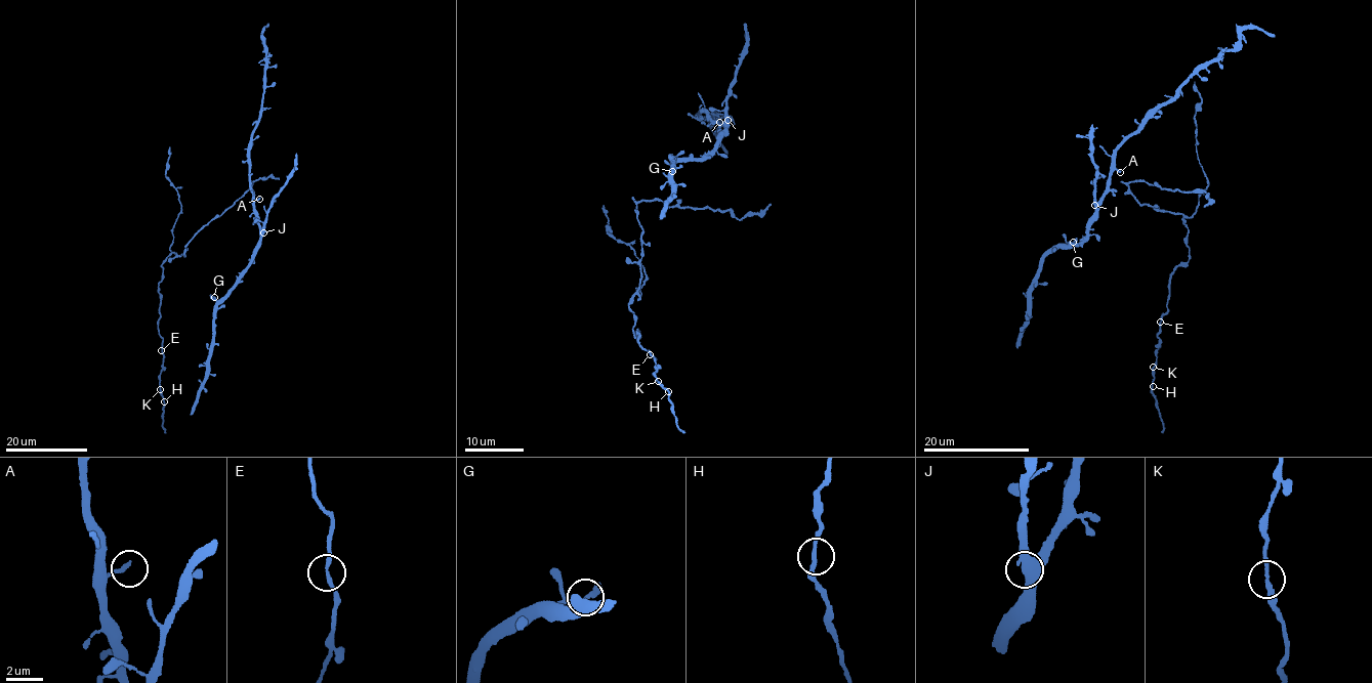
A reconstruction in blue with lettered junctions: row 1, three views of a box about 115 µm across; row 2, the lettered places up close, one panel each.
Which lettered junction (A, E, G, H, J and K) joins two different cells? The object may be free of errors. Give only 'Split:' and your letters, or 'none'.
Split: none

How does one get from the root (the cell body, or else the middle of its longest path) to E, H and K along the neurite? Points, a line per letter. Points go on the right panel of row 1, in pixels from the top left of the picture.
E: (1138, 180), (1127, 185), (1137, 203), (1182, 214), (1188, 228), (1189, 258), (1173, 270), (1167, 310), (1160, 323)
H: (1138, 180), (1128, 184), (1128, 191), (1140, 205), (1182, 214), (1189, 247), (1169, 284), (1153, 386)
K: (1138, 180), (1128, 184), (1128, 191), (1140, 205), (1182, 214), (1189, 247), (1189, 258), (1173, 270), (1153, 367)

